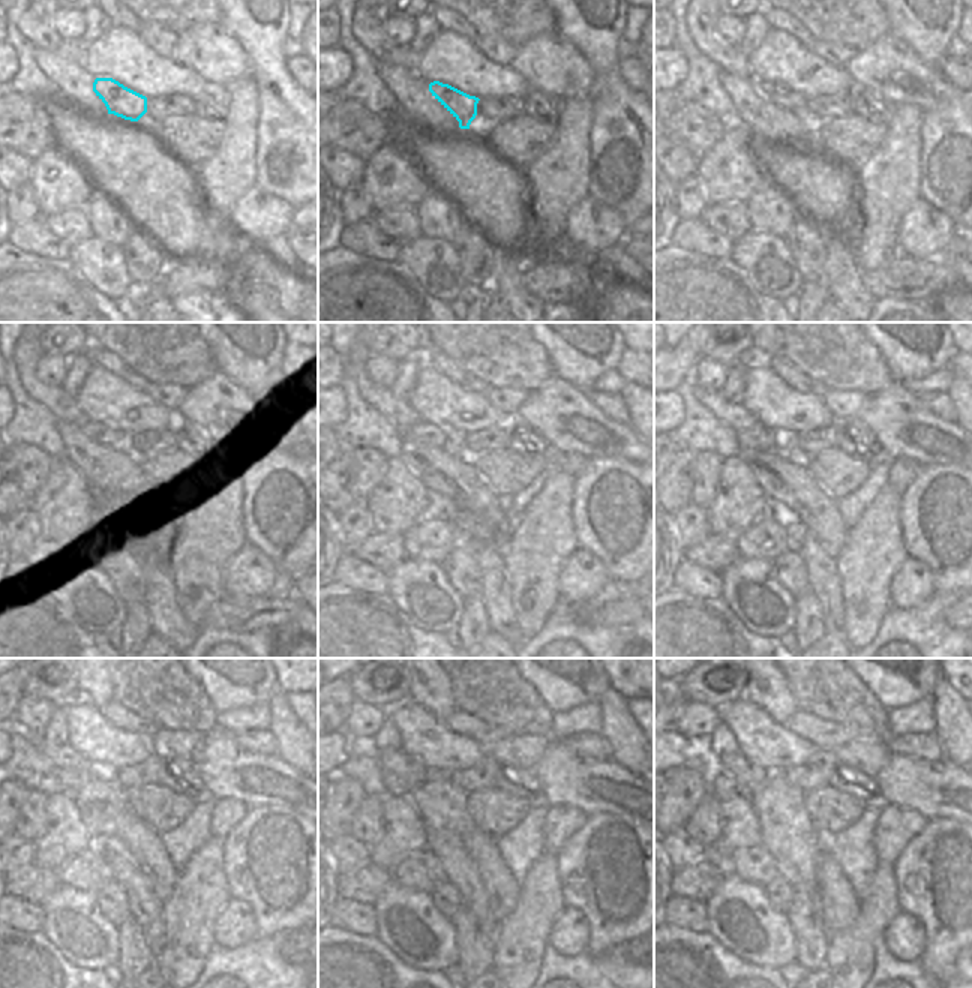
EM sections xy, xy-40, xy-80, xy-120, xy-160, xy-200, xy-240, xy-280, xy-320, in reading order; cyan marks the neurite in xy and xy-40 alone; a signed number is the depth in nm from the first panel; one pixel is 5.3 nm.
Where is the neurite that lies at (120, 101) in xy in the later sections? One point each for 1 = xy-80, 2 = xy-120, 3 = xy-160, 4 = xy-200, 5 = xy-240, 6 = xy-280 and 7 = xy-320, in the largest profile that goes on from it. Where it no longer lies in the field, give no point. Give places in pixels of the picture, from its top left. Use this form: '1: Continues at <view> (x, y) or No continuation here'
1: Continues at xy-80 (782, 96)
2: Continues at xy-120 (104, 434)
3: Continues at xy-160 (423, 434)
4: Continues at xy-200 (758, 440)
5: Continues at xy-240 (72, 780)
6: Continues at xy-280 (393, 787)
7: Continues at xy-320 (723, 787).

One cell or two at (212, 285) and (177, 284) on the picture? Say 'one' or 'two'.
one

